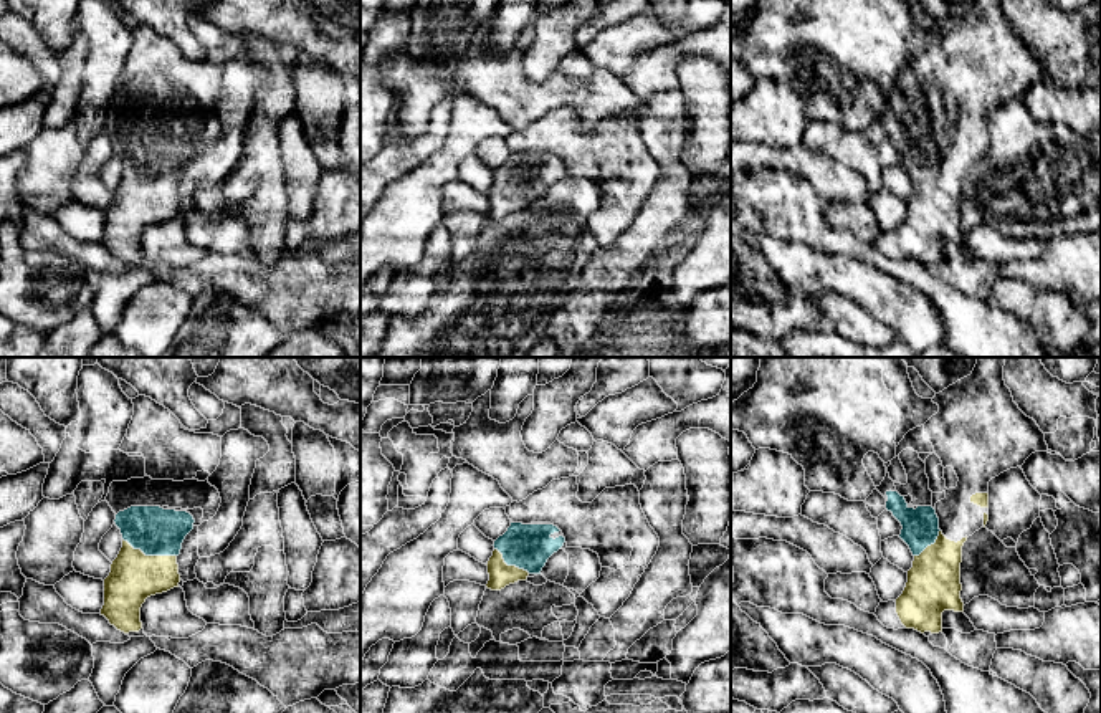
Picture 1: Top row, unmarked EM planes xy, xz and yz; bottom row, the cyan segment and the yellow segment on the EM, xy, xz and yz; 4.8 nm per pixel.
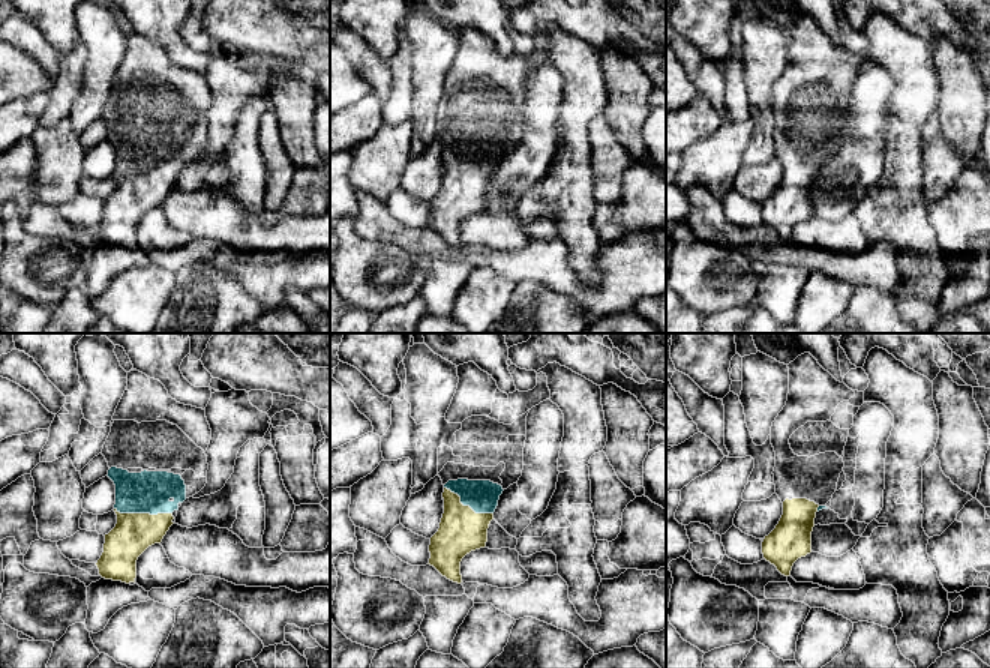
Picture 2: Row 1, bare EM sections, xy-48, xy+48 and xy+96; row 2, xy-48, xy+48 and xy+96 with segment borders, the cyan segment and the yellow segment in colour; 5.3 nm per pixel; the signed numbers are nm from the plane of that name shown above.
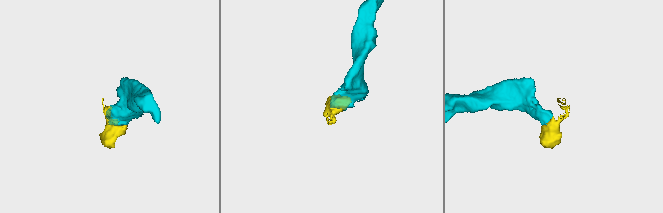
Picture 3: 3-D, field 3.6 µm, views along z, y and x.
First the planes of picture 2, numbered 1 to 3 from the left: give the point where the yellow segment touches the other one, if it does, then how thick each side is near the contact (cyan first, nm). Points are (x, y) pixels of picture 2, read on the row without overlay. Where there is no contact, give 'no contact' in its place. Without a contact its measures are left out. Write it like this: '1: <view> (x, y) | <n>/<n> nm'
1: xy-48 (143, 176) | 220/220 nm
2: xy+48 (467, 168) | 180/240 nm
3: xy+96 (818, 173) | 20/220 nm

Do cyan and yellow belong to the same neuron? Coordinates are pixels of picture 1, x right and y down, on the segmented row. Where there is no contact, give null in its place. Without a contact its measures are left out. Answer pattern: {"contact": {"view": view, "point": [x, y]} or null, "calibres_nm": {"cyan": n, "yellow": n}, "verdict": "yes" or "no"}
{"contact": {"view": "xy", "point": [149, 555]}, "calibres_nm": {"cyan": 240, "yellow": 240}, "verdict": "yes"}

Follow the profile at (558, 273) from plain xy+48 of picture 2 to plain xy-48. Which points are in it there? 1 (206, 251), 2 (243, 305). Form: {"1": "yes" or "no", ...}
{"1": "yes", "2": "no"}

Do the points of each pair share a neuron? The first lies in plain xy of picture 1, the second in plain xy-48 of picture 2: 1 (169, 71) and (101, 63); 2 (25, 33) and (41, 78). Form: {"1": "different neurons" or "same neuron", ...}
{"1": "different neurons", "2": "different neurons"}

